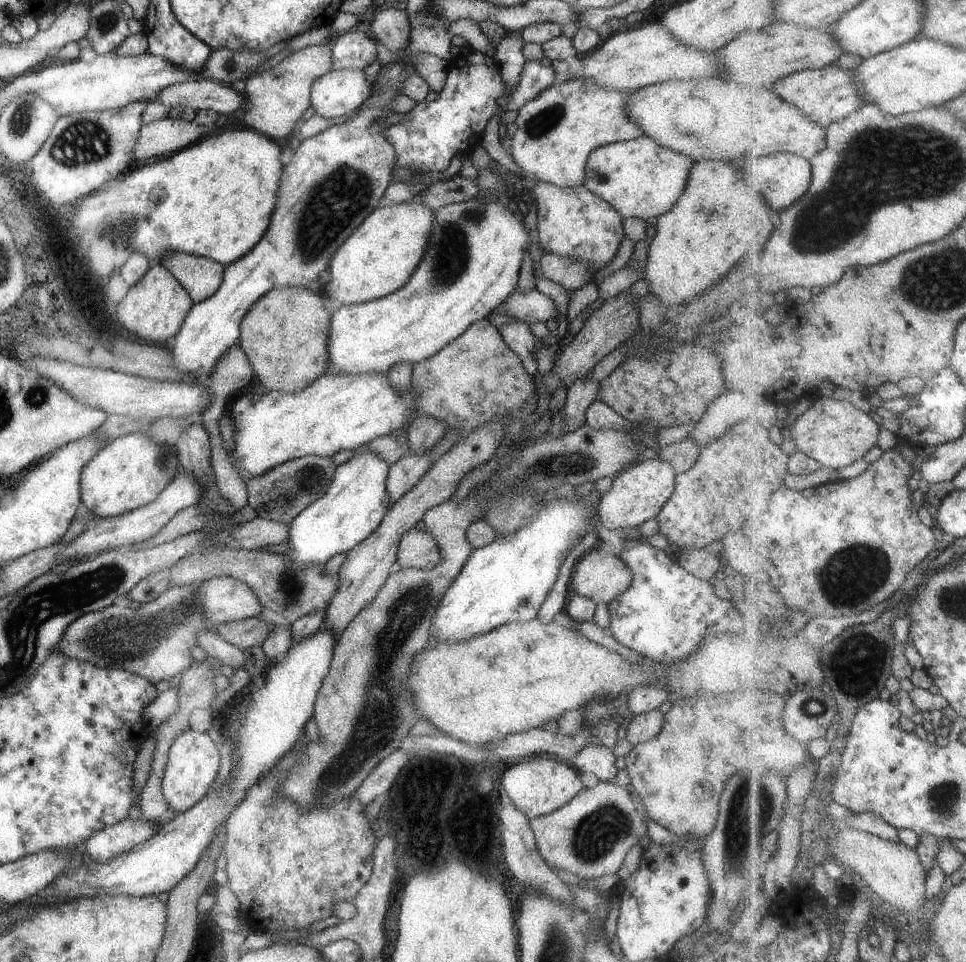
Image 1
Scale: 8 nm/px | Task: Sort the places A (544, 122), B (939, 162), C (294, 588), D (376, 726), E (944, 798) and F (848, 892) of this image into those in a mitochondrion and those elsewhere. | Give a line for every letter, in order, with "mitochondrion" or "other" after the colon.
A: mitochondrion
B: mitochondrion
C: mitochondrion
D: mitochondrion
E: mitochondrion
F: other

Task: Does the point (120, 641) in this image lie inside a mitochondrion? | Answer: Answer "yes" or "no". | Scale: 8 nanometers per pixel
yes

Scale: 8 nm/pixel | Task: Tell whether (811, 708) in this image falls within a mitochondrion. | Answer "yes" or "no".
yes

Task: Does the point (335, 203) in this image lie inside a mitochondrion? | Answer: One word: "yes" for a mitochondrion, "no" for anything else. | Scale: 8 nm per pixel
yes

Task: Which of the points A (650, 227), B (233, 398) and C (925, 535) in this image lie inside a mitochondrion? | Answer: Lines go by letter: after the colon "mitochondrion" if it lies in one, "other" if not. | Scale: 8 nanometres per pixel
A: other
B: other
C: other

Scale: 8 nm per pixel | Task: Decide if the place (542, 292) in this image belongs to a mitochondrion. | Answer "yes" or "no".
no

